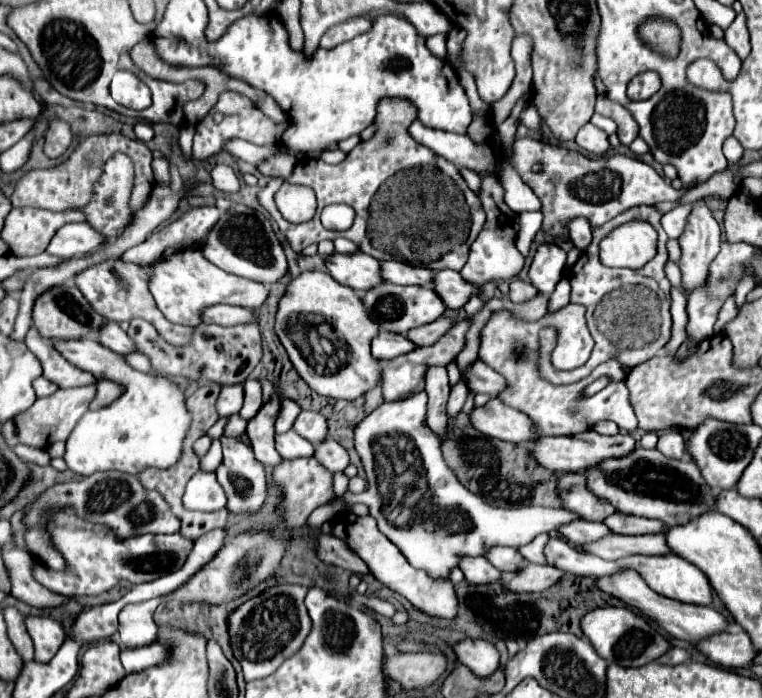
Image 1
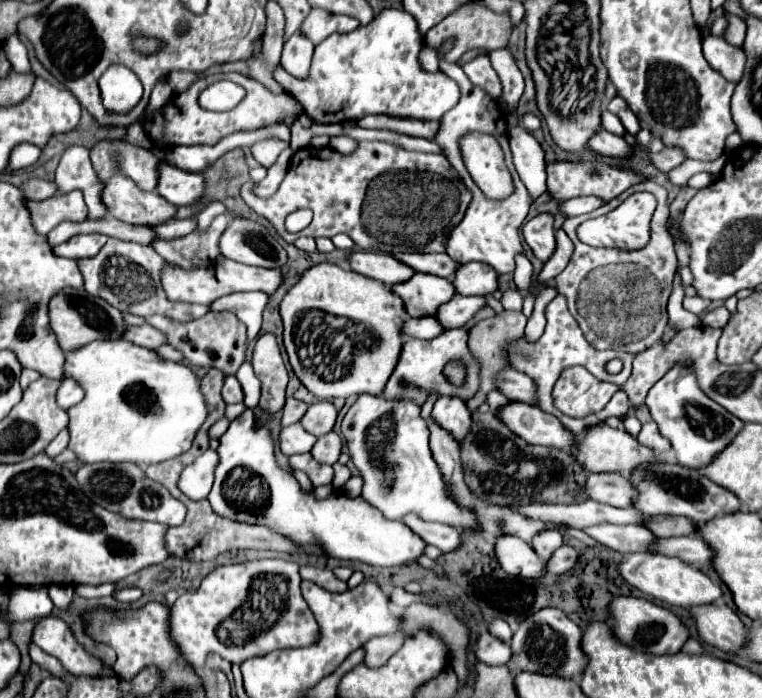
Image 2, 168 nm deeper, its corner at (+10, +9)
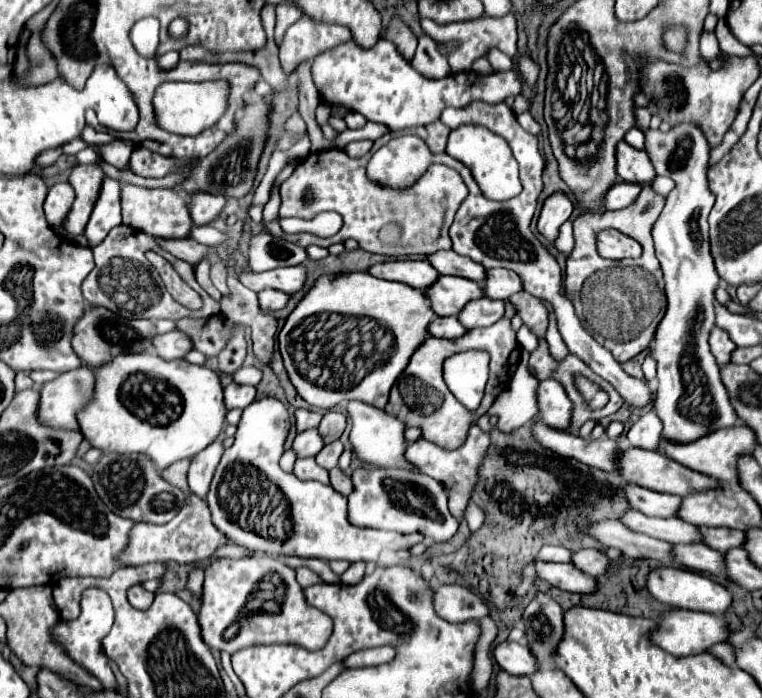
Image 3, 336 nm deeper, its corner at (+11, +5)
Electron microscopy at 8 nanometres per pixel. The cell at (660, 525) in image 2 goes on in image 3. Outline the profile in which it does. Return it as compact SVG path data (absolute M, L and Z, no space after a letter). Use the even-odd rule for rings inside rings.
M701 527L705 545L717 551L727 551L727 549L735 549L735 547L743 547L745 545L745 531L737 531L737 529L713 529L713 527Z

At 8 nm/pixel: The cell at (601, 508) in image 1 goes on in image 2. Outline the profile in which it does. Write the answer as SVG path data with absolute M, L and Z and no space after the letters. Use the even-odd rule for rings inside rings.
M586 473L584 495L616 507L630 507L634 499L632 485L620 473Z

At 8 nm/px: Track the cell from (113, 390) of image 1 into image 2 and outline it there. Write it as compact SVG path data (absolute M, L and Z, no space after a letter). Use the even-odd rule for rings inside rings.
M64 379L60 389L58 389L58 397L56 399L58 399L58 405L62 409L70 409L72 405L80 403L82 397L84 397L84 391L80 389L80 385L76 385L76 381L72 381L72 379Z

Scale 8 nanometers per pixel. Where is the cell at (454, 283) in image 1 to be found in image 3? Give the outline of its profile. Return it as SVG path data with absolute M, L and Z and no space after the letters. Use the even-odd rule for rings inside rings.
M489 269L483 289L487 297L505 301L511 295L523 291L523 283L521 283L521 277L511 269Z

